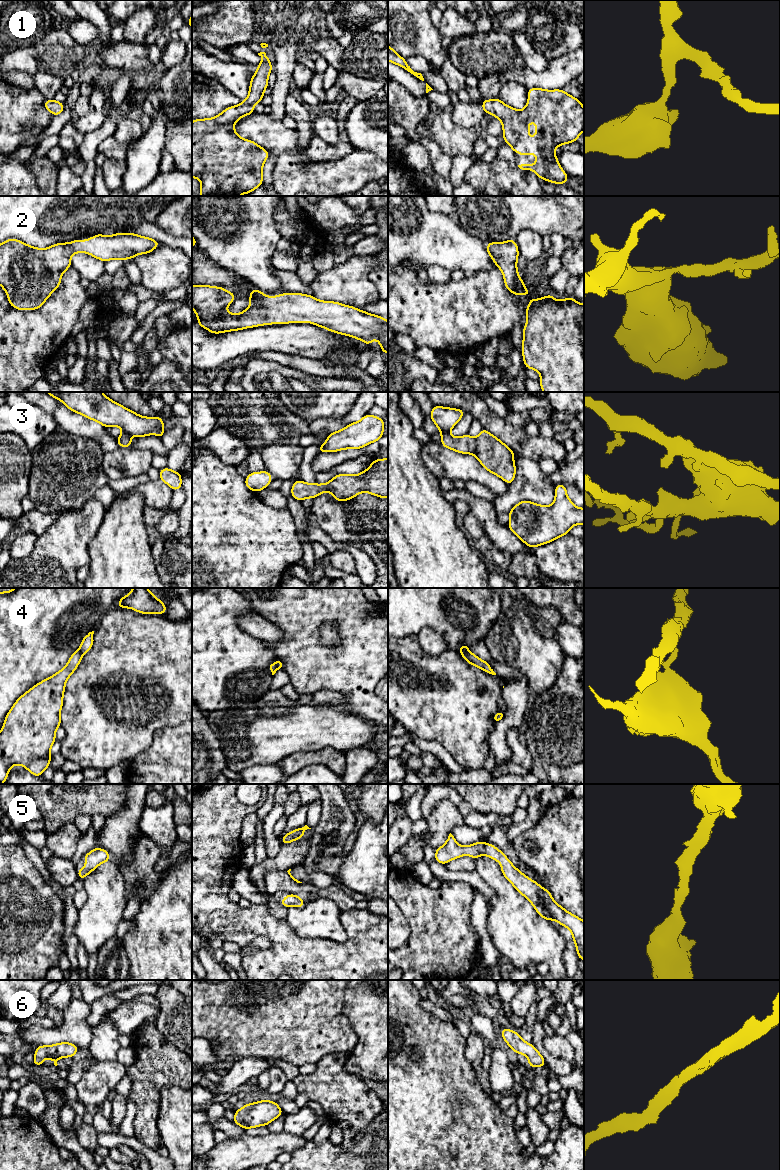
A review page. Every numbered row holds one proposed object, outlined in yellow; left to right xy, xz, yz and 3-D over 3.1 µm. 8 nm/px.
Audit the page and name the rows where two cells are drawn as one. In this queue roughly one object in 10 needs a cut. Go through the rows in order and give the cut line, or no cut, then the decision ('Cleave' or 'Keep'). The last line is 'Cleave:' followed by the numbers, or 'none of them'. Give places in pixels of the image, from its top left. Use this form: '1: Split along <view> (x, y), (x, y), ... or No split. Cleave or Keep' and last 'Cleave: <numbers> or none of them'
1: No split. Keep
2: No split. Keep
3: Split along xy (123, 431), (129, 436). Cleave
4: Split along yz (467, 650), (462, 654). Cleave
5: No split. Keep
6: No split. Keep
Cleave: 3, 4

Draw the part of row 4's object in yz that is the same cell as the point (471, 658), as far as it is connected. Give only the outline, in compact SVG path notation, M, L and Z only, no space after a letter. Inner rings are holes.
M467 651L467 652L462 654L462 657L465 661L470 663L471 665L476 666L476 667L480 668L481 670L483 670L489 674L496 675L496 673L493 671L493 669L489 665L489 663L481 660L475 654Z

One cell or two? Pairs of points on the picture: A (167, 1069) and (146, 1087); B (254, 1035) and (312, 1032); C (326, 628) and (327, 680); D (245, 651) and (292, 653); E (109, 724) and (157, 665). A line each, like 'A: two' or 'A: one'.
A: one
B: one
C: two
D: two
E: one

